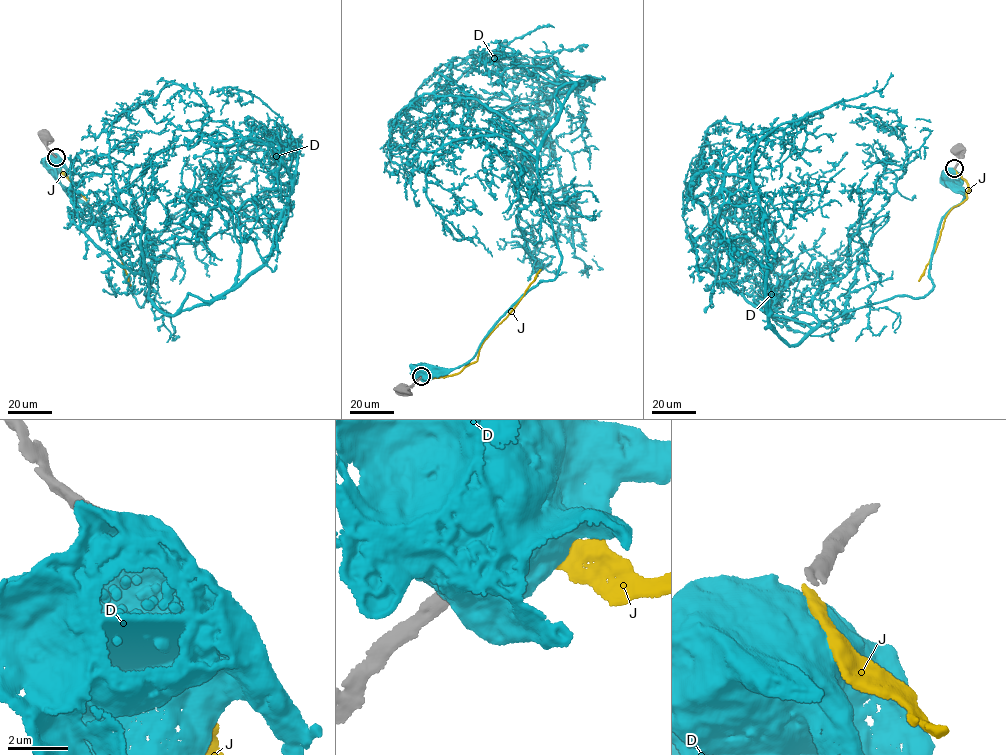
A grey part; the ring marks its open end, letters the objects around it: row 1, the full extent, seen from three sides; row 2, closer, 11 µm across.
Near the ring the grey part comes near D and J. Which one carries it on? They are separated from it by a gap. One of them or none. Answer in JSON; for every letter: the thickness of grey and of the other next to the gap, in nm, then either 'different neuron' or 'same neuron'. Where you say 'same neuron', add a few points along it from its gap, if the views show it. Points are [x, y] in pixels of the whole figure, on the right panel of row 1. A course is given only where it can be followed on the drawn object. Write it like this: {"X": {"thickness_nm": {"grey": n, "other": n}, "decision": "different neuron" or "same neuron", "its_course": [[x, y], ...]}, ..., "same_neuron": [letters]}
{"D": {"thickness_nm": {"grey": 170, "other": 800}, "decision": "different neuron"}, "J": {"thickness_nm": {"grey": 170, "other": 320}, "decision": "same neuron", "its_course": [[954, 168], [966, 182], [967, 198], [945, 218], [936, 250], [919, 281]]}, "same_neuron": ["J"]}

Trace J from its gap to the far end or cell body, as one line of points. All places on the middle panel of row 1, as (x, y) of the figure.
J: (422, 375), (457, 373), (476, 360), (482, 343), (513, 310), (541, 269)

